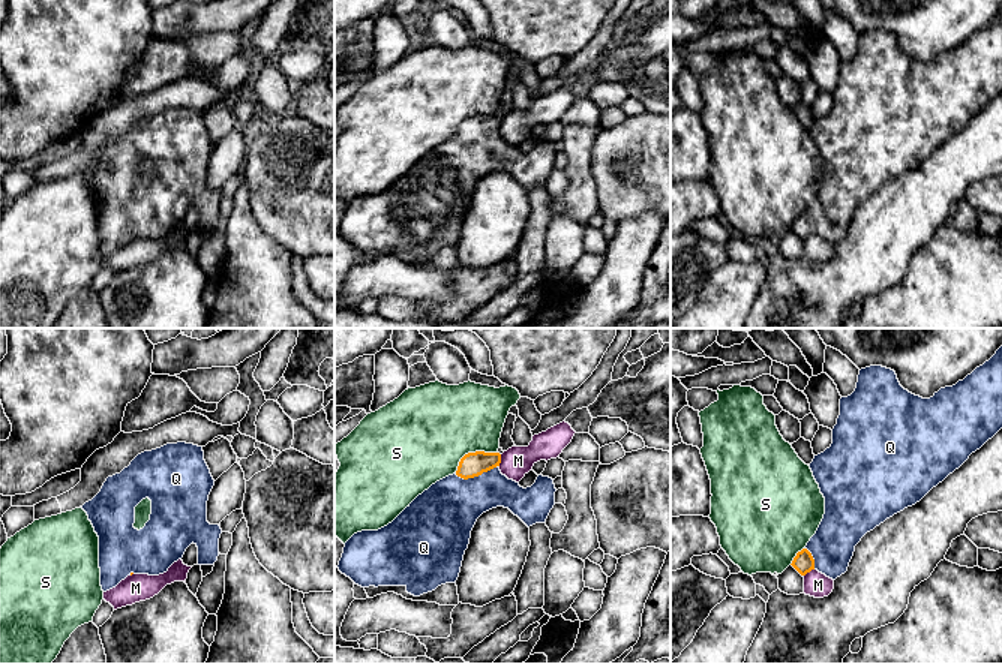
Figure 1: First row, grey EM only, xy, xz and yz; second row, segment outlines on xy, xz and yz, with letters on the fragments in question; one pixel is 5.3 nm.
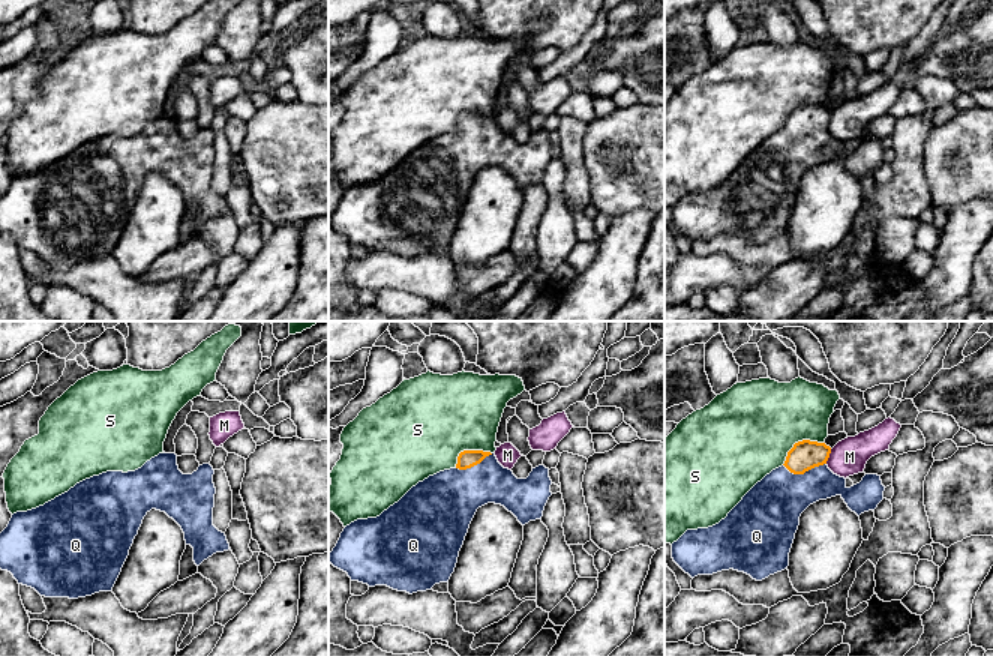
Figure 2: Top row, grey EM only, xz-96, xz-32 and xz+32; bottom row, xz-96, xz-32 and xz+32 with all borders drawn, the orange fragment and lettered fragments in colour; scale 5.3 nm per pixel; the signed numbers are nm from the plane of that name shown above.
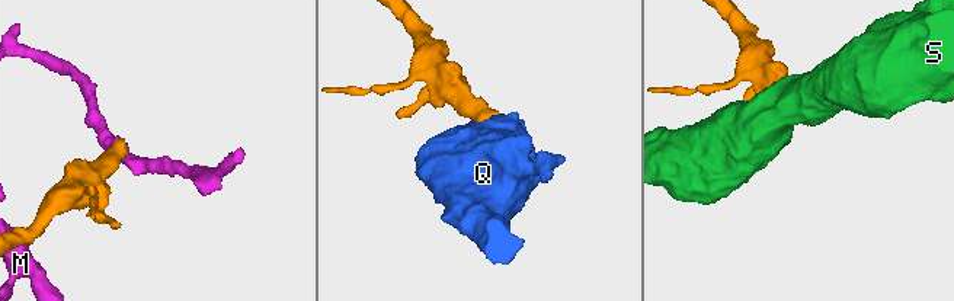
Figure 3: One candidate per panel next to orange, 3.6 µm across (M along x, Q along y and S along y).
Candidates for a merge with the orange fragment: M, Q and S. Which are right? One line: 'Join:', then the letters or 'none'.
Join: Q

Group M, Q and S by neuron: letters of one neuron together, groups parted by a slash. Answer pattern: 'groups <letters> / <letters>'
groups M / Q / S

